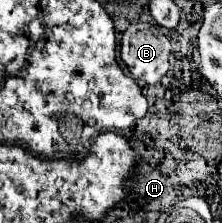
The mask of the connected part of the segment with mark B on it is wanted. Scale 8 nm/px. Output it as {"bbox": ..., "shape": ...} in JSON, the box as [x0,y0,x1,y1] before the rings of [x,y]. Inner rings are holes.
{"bbox":[120,23,170,83],"shape":[[[134,23],[126,29],[120,43],[120,57],[132,77],[146,83],[160,83],[168,73],[170,37],[154,23]]]}

